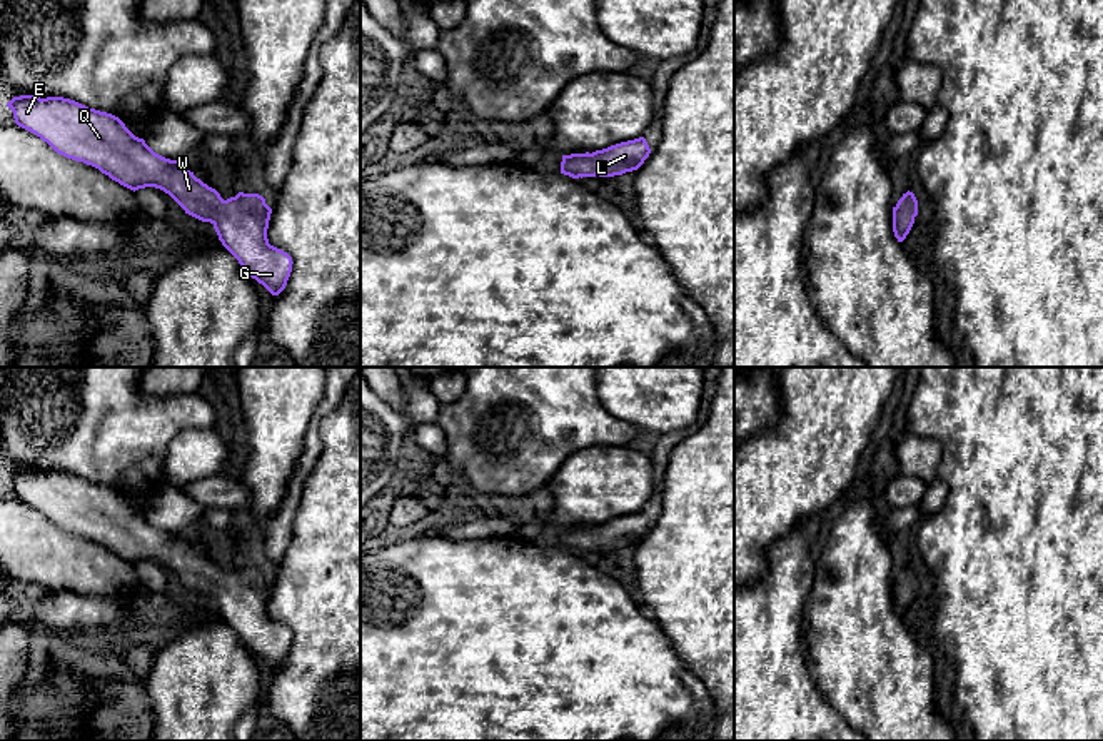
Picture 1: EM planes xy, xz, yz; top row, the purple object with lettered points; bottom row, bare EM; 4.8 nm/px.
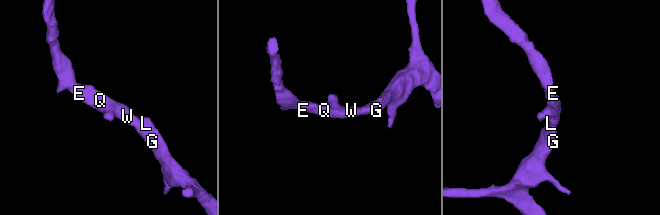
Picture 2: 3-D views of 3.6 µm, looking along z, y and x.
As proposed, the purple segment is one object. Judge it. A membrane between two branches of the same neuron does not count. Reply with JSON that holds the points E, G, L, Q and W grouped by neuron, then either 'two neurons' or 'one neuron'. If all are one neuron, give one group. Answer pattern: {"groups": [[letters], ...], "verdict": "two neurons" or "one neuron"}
{"groups": [["E", "G", "L", "Q", "W"]], "verdict": "one neuron"}

